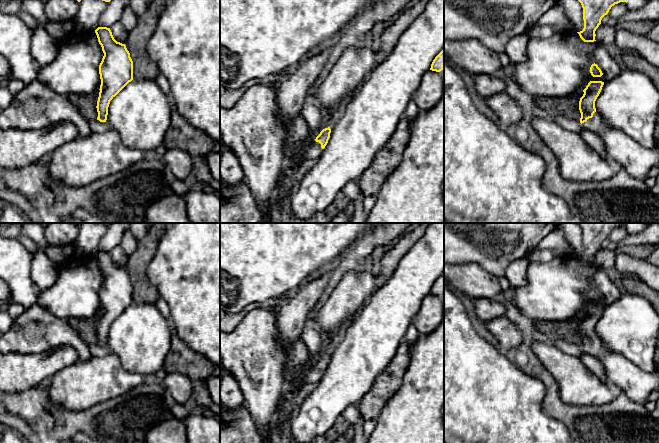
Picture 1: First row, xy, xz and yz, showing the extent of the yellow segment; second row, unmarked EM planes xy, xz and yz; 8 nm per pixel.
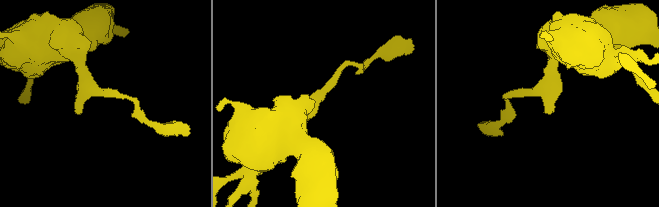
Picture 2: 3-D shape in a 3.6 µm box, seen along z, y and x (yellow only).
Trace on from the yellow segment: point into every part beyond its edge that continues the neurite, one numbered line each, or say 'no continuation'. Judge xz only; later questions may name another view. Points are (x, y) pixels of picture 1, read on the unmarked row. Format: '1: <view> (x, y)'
1: xz (300, 375)

